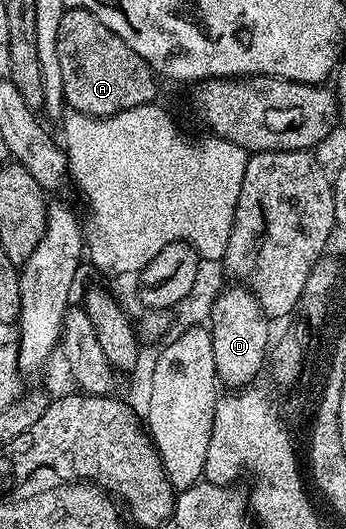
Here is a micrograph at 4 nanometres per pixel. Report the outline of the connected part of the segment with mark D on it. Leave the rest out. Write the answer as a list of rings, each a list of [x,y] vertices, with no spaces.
[[[234,289],[238,290],[219,292],[218,299],[210,310],[210,318],[214,321],[214,326],[211,325],[209,331],[219,383],[226,388],[245,388],[257,379],[254,377],[261,372],[262,365],[265,362],[267,365],[268,351],[272,346],[271,323],[264,317],[256,296],[250,289]]]

